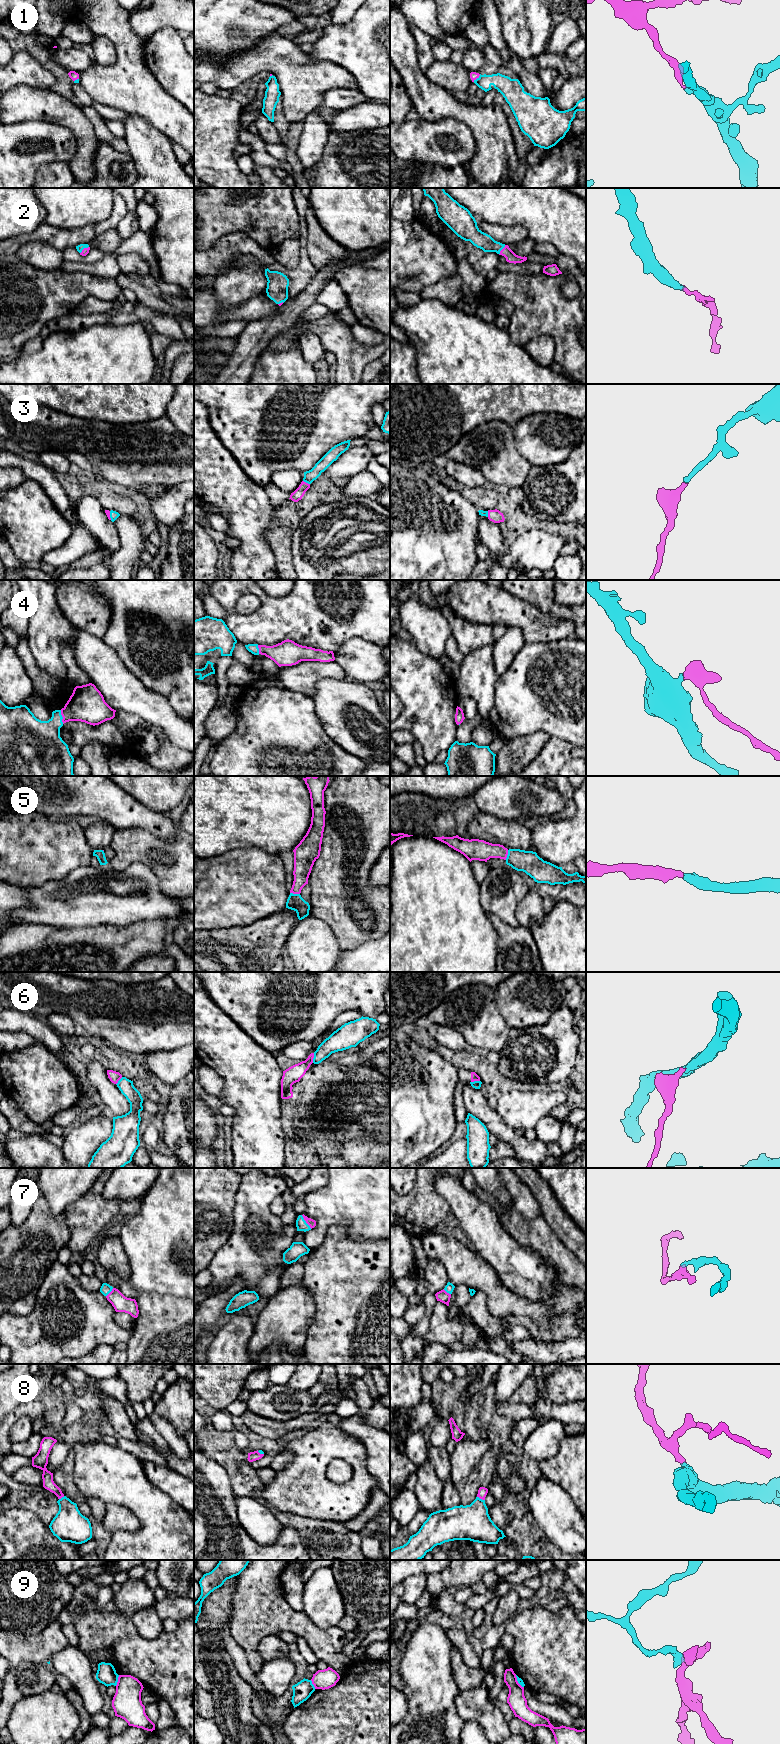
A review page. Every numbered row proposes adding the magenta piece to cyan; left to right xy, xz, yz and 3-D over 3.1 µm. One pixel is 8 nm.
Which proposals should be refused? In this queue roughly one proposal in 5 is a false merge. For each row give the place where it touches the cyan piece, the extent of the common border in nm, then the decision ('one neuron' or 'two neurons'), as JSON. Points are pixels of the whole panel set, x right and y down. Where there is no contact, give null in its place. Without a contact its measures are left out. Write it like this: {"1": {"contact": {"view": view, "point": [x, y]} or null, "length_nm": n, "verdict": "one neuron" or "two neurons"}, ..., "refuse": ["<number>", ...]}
{"1": {"contact": {"view": "yz", "point": [477, 78]}, "length_nm": 90, "verdict": "one neuron"}, "2": {"contact": {"view": "yz", "point": [501, 249]}, "length_nm": 90, "verdict": "one neuron"}, "3": {"contact": {"view": "xz", "point": [306, 482]}, "length_nm": 70, "verdict": "one neuron"}, "4": {"contact": {"view": "xy", "point": [62, 717]}, "length_nm": 110, "verdict": "one neuron"}, "5": {"contact": {"view": "xz", "point": [295, 894]}, "length_nm": 80, "verdict": "one neuron"}, "6": {"contact": {"view": "xz", "point": [313, 1058]}, "length_nm": 80, "verdict": "two neurons"}, "7": {"contact": {"view": "xz", "point": [305, 1222]}, "length_nm": 140, "verdict": "one neuron"}, "8": {"contact": {"view": "yz", "point": [481, 1499]}, "length_nm": 70, "verdict": "one neuron"}, "9": {"contact": {"view": "xy", "point": [117, 1680]}, "length_nm": 90, "verdict": "two neurons"}, "refuse": ["6", "9"]}

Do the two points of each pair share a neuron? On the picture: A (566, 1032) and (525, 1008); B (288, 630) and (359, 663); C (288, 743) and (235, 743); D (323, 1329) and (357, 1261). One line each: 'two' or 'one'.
A: two
B: two
C: one
D: one

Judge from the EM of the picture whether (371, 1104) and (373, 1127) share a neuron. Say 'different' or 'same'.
same

